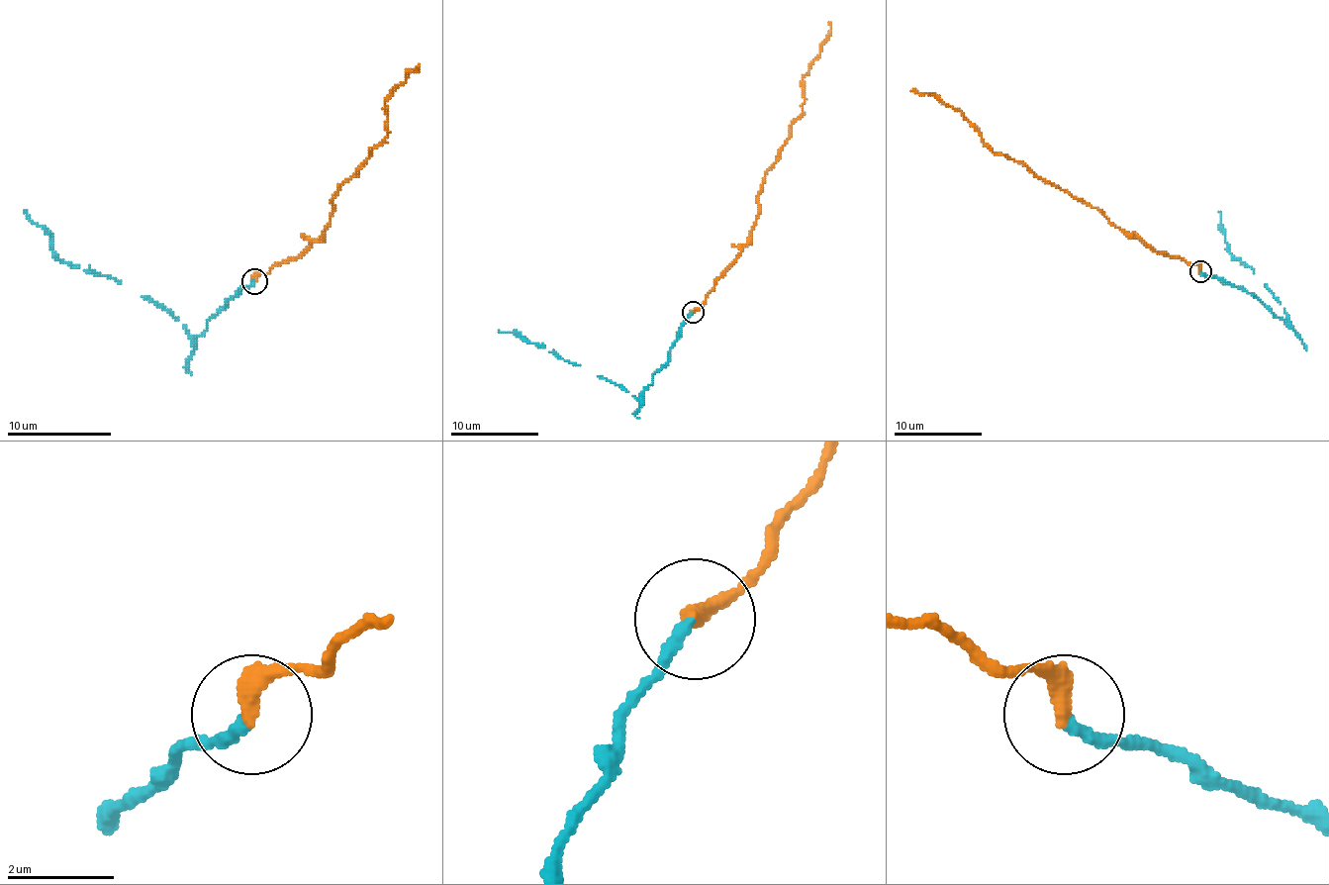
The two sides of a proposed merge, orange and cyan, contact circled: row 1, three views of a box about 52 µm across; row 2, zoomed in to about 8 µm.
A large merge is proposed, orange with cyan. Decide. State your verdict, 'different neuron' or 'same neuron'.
same neuron

